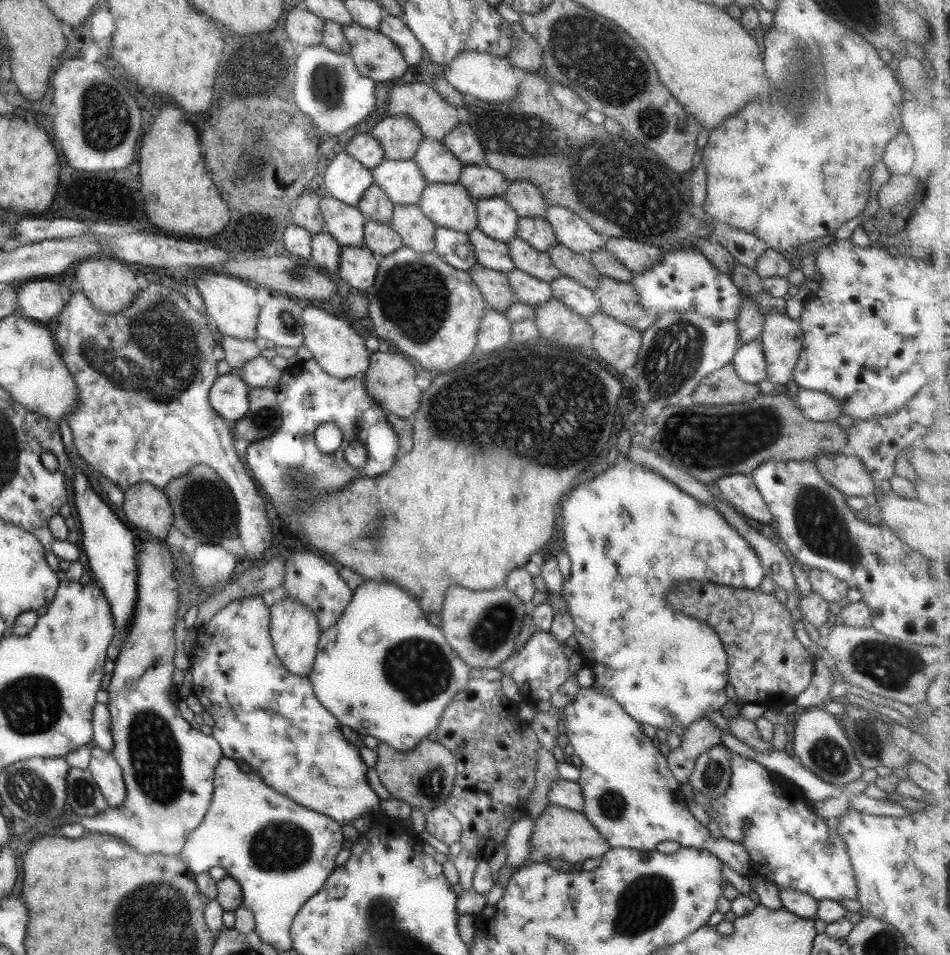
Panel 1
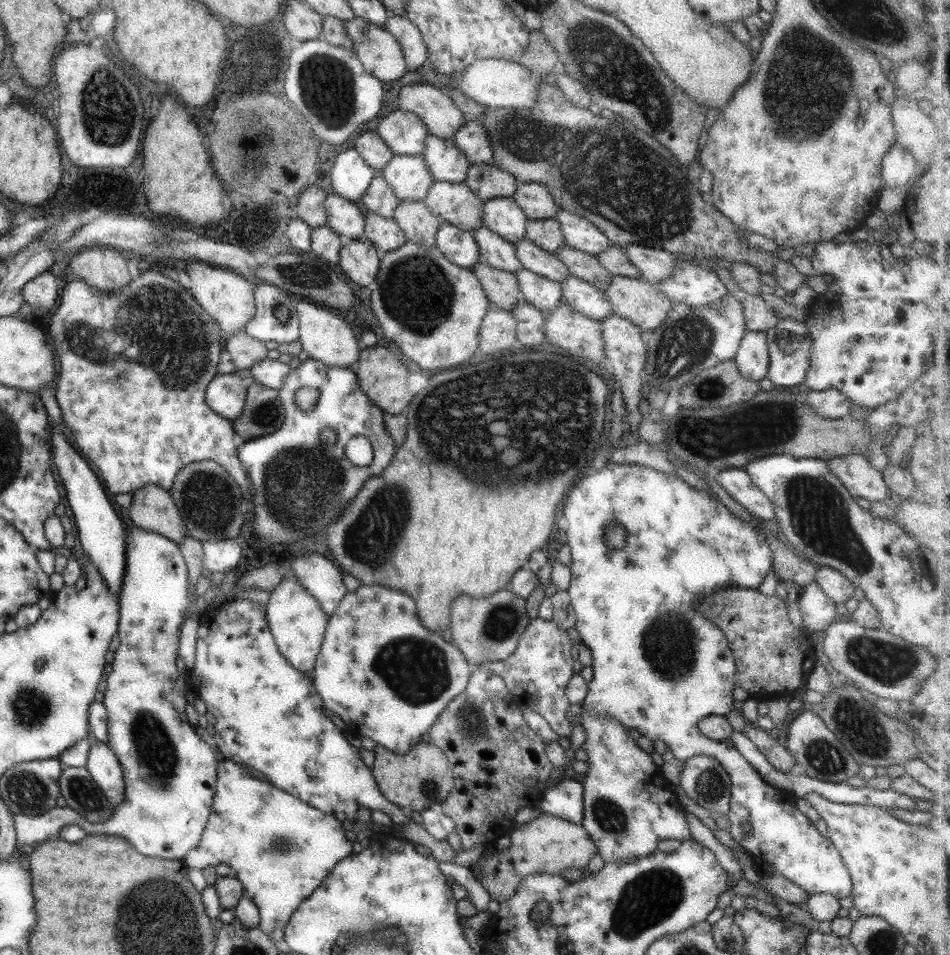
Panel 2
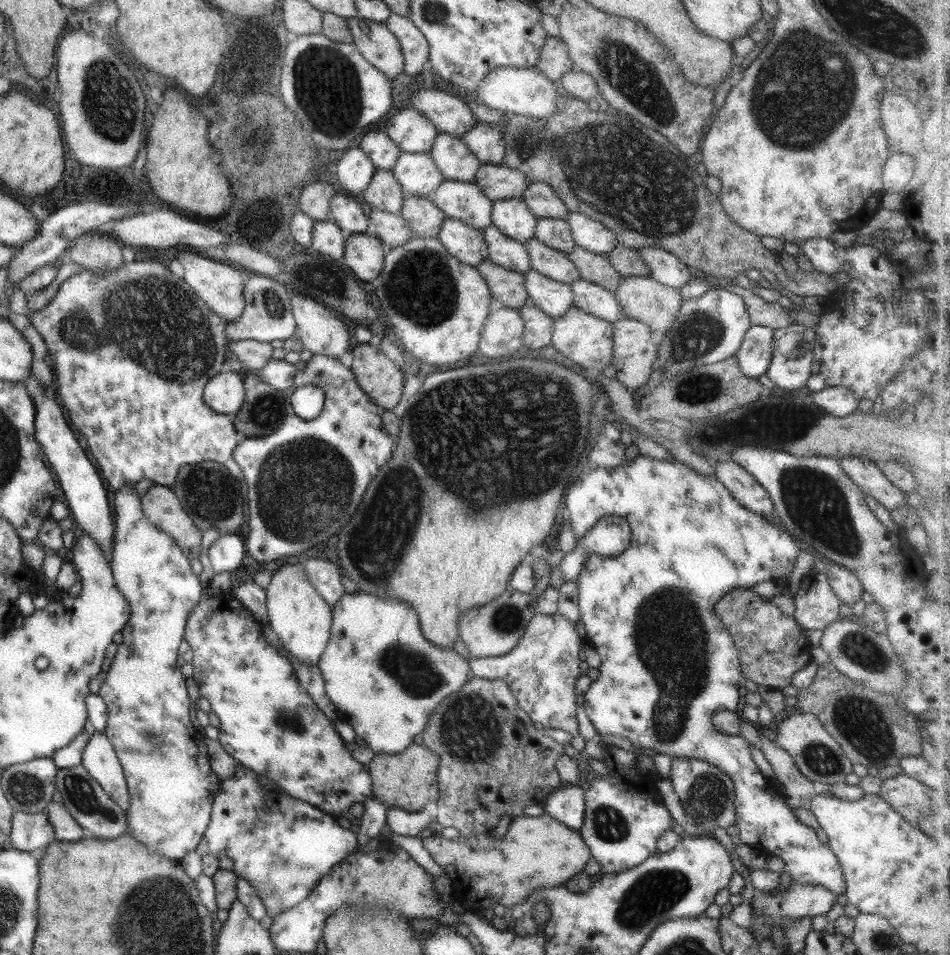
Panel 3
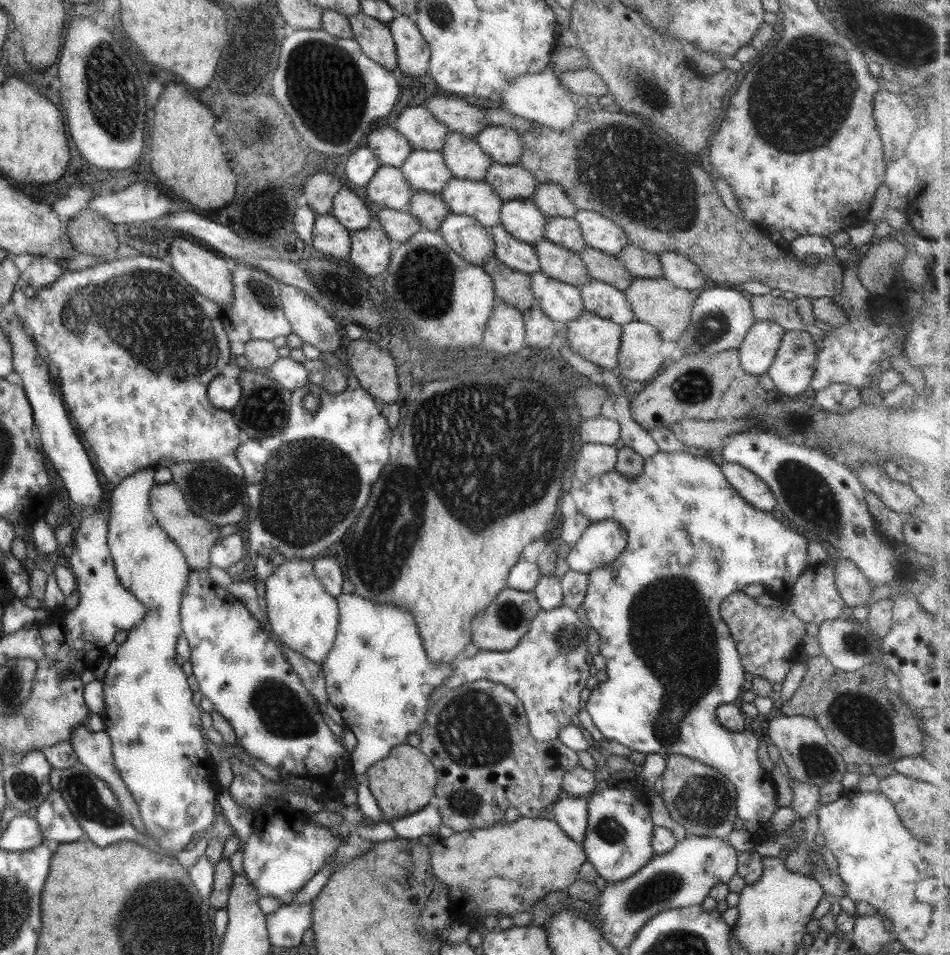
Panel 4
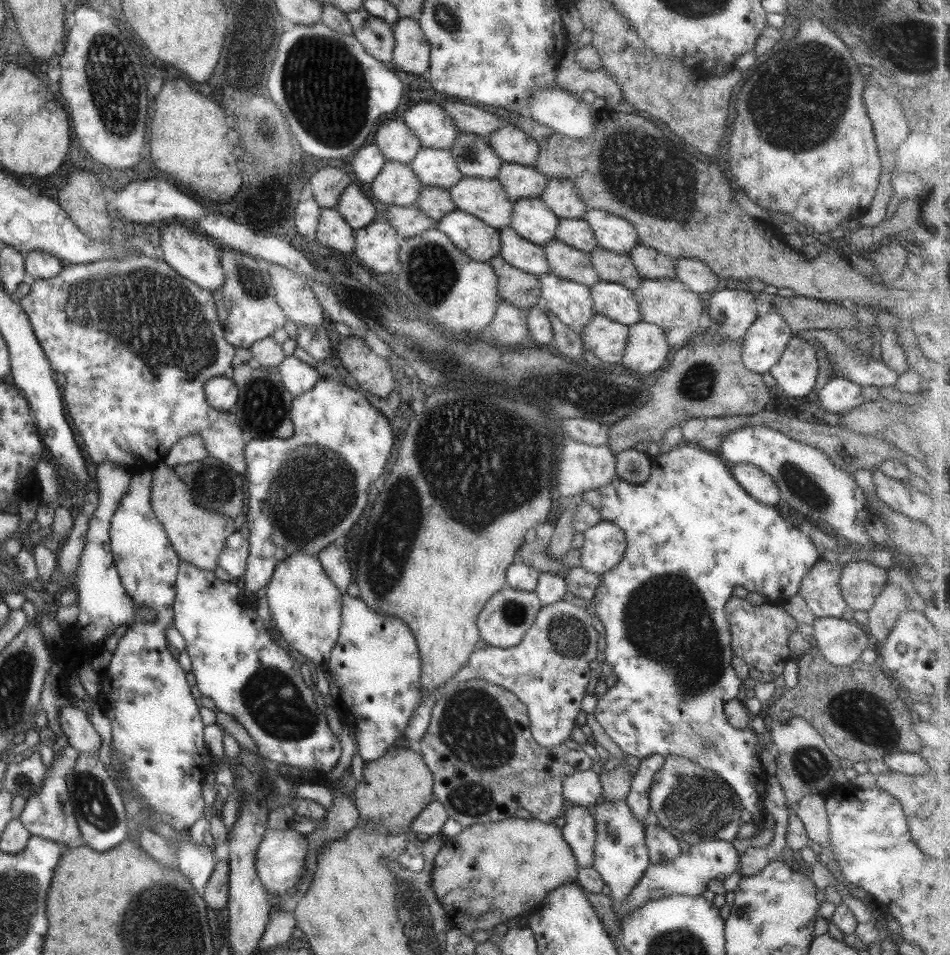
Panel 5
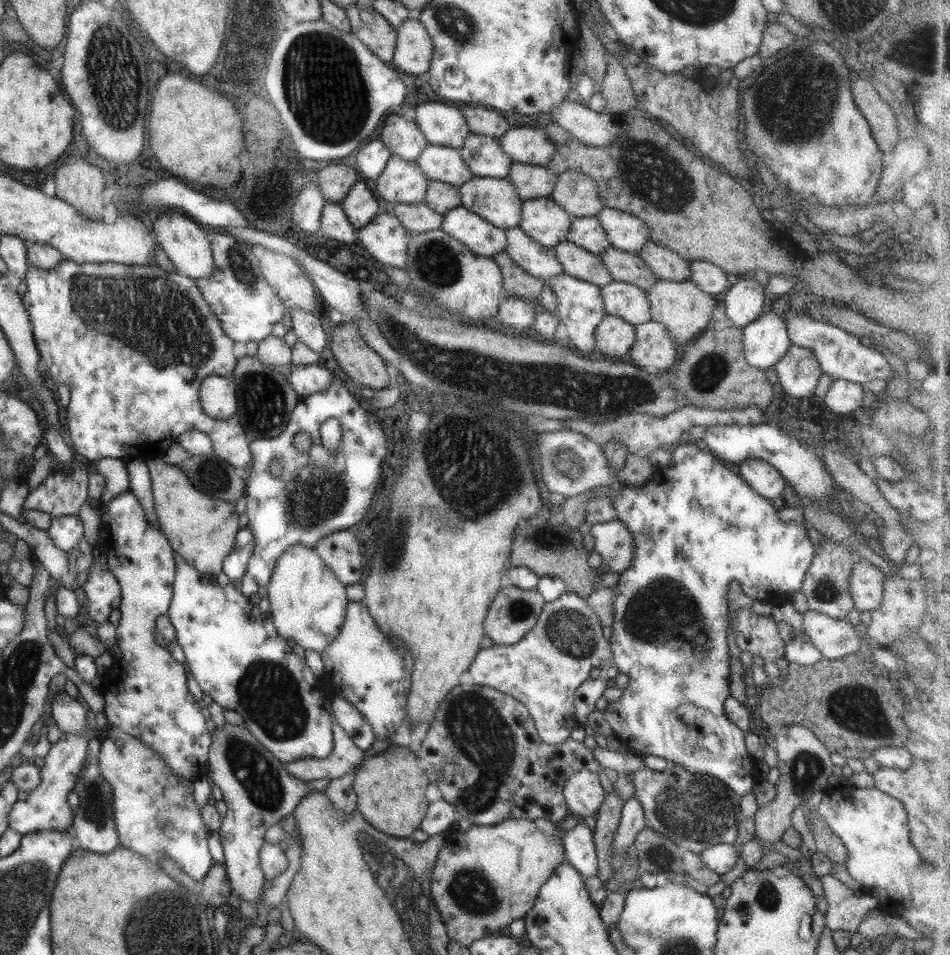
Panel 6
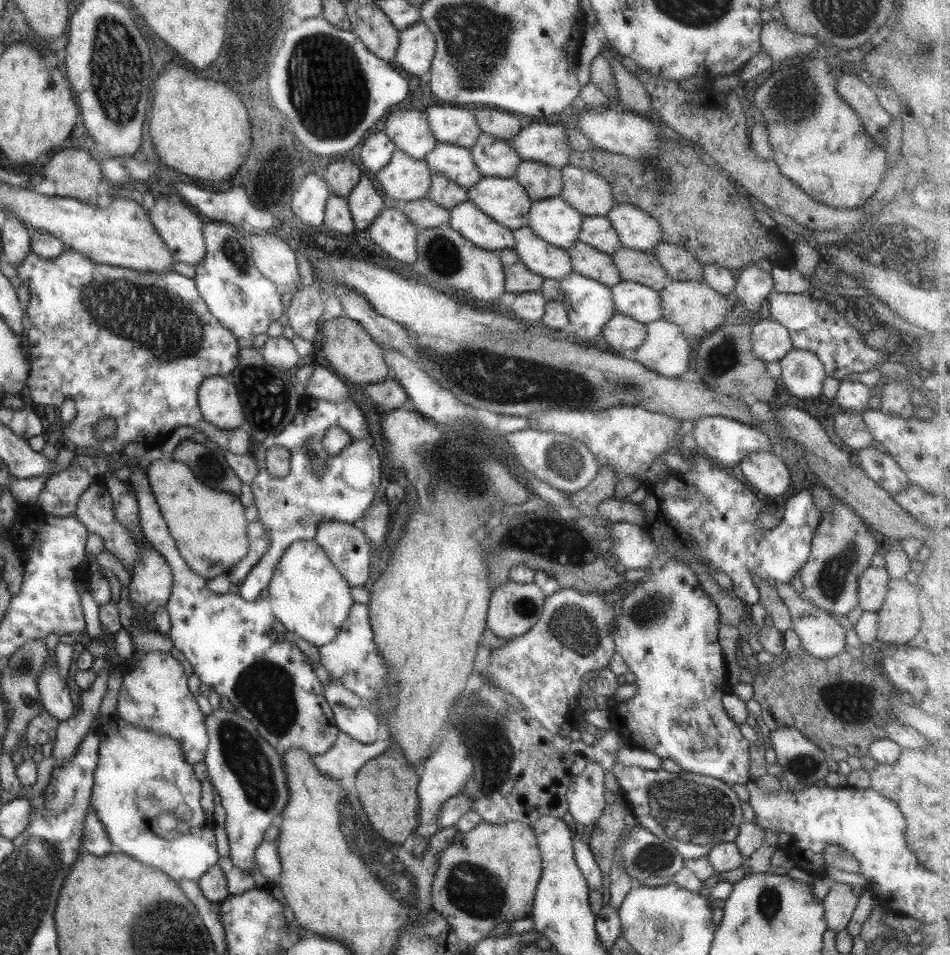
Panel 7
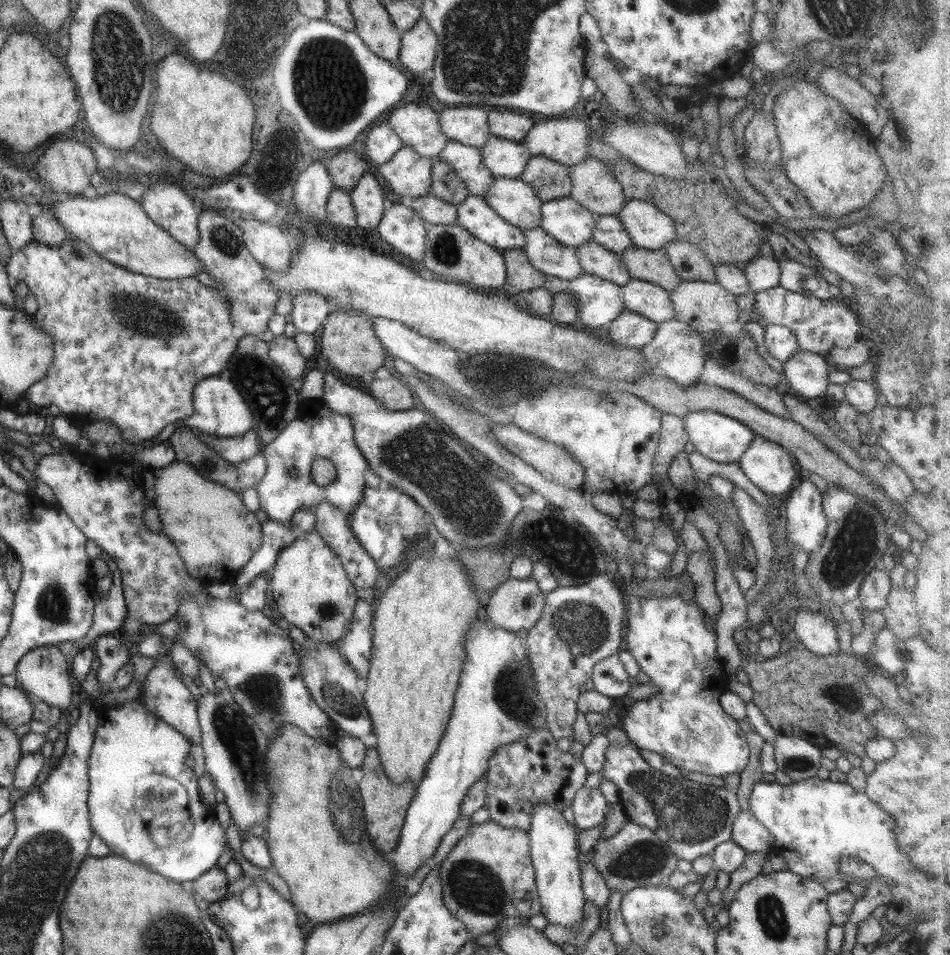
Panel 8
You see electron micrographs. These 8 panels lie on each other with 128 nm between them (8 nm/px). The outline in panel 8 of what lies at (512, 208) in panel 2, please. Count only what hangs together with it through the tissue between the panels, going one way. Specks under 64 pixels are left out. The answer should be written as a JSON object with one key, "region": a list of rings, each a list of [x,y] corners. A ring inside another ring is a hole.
{"region":[[[570,197],[542,202],[538,227],[558,244],[576,249],[591,240],[597,216]]]}

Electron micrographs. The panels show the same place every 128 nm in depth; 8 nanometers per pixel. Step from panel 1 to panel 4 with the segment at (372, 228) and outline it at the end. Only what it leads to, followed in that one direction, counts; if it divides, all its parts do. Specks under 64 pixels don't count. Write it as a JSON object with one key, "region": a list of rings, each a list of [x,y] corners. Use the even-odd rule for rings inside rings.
{"region":[[[381,207],[377,212],[377,218],[373,221],[393,245],[398,245],[421,229],[415,217],[411,217],[407,210],[395,211]]]}

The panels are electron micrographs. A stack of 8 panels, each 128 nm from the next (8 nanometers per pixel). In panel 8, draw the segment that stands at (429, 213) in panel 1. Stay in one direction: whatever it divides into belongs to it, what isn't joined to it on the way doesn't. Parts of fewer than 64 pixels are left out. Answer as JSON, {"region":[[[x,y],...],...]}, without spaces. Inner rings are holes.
{"region":[[[493,178],[482,200],[496,216],[521,232],[539,225],[542,202],[521,178]]]}

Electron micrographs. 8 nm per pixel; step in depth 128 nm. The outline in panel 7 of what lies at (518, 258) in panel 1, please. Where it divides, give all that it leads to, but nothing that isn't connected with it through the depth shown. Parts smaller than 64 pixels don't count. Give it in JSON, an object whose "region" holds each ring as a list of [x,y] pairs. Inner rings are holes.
{"region":[[[577,242],[566,249],[573,272],[591,280],[605,284],[607,288],[621,281],[619,270],[612,264],[609,255],[590,248],[587,244]]]}

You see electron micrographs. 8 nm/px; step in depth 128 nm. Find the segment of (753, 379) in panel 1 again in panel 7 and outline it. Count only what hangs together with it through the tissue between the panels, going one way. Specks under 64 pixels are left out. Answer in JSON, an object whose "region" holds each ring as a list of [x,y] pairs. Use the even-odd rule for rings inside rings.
{"region":[[[769,319],[750,323],[751,352],[764,363],[778,362],[793,348],[787,330]]]}

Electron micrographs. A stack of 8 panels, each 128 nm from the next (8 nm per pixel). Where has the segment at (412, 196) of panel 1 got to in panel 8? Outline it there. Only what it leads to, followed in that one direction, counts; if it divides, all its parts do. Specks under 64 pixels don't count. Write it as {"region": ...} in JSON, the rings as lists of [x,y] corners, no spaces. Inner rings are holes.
{"region":[[[447,140],[436,158],[453,168],[469,195],[481,198],[484,196],[493,176],[483,164],[480,149]]]}

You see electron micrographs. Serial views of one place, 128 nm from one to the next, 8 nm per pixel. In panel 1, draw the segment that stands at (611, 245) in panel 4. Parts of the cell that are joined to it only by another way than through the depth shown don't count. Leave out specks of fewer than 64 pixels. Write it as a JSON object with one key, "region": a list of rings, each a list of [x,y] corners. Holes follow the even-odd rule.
{"region":[[[549,206],[543,218],[551,226],[557,244],[569,251],[591,257],[604,249],[605,238],[593,232],[583,219],[567,208]]]}

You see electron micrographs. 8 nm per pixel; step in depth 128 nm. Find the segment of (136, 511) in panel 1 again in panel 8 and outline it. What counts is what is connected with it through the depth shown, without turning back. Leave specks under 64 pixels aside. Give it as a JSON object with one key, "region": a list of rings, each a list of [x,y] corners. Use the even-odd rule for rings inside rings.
{"region":[[[174,461],[151,472],[162,534],[176,548],[187,574],[204,587],[220,580],[233,584],[235,573],[261,545],[255,513],[247,510],[238,493],[205,480],[189,464]]]}

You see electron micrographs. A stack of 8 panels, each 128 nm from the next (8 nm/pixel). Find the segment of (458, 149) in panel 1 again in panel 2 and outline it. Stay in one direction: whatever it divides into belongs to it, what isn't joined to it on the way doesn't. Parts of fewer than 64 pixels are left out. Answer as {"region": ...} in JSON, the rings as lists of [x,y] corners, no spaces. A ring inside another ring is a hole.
{"region":[[[478,120],[465,122],[451,138],[453,144],[472,163],[491,163],[491,144]]]}

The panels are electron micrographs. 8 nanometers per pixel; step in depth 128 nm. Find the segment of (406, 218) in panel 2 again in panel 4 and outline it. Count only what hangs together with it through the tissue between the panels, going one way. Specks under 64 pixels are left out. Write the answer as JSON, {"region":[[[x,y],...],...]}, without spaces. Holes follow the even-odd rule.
{"region":[[[422,191],[412,193],[406,210],[411,217],[416,218],[422,230],[435,232],[449,214],[439,194],[433,195]]]}

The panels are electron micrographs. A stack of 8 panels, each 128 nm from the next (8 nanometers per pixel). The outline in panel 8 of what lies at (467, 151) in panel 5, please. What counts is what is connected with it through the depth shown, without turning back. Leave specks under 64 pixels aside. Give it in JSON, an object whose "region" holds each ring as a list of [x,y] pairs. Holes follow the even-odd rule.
{"region":[[[493,135],[487,137],[480,152],[484,166],[493,178],[518,179],[531,157],[521,144]]]}

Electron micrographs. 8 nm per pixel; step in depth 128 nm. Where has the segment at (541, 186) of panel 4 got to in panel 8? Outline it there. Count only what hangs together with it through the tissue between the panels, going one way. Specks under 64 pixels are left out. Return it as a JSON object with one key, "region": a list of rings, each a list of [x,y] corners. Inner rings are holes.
{"region":[[[587,157],[583,162],[570,166],[568,172],[571,180],[569,197],[596,216],[616,215],[627,202],[624,200],[619,182],[613,177],[609,166],[603,161]]]}

